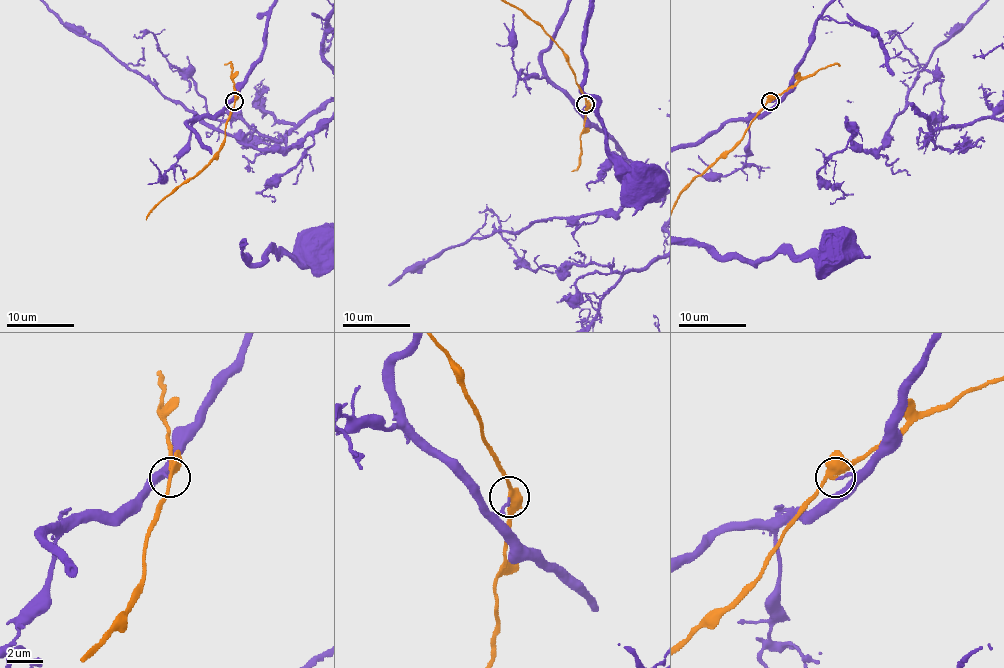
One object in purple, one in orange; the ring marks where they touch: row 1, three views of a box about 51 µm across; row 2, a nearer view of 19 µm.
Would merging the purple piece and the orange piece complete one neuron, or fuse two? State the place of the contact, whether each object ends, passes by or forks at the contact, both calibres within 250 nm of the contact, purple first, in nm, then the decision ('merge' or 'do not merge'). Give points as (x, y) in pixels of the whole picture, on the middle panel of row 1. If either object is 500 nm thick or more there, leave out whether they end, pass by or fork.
place (585, 104); purple ends; orange passes by; calibres 130 and 360 nm; merge

